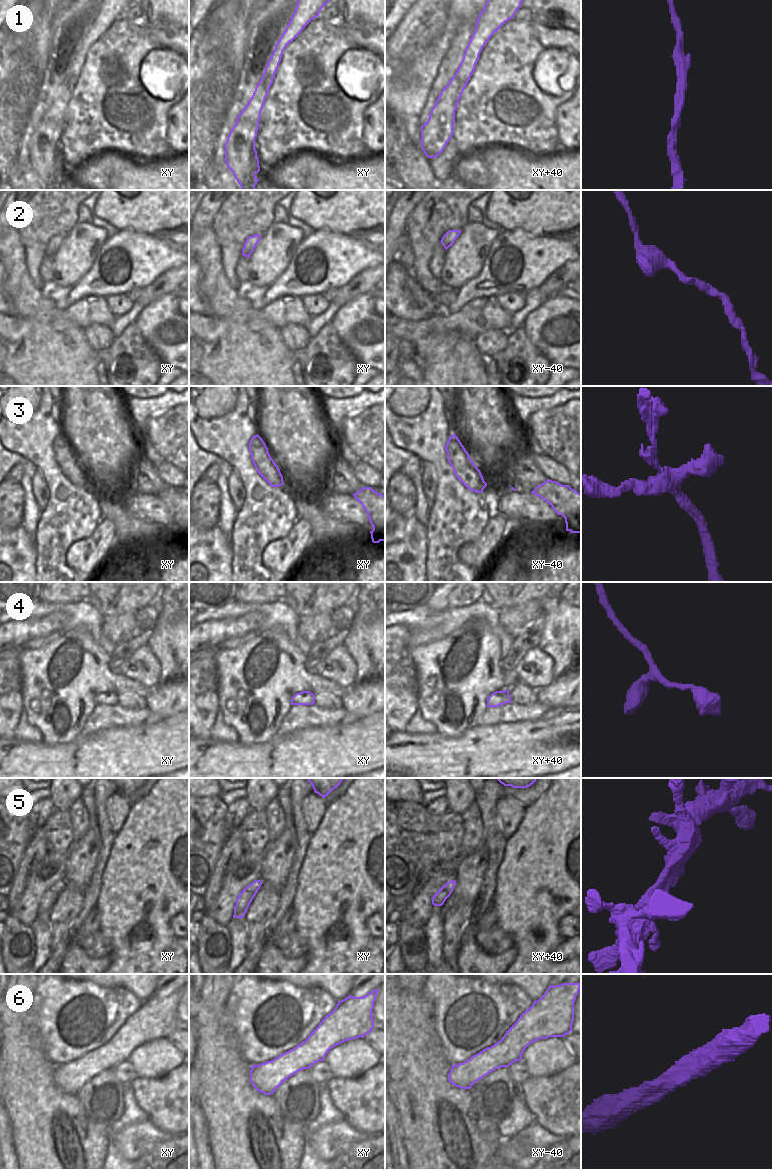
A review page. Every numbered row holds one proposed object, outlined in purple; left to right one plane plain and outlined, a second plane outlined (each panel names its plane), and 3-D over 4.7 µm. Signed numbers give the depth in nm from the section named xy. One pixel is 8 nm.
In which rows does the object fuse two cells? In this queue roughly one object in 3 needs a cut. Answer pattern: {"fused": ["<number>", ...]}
{"fused": []}

